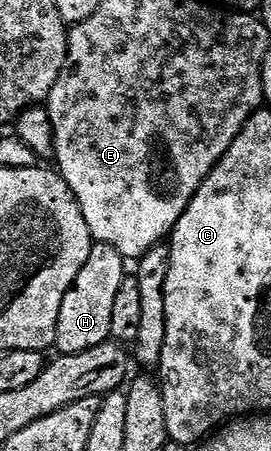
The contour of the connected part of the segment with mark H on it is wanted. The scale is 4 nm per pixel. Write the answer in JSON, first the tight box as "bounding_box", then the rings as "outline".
{"bounding_box":[54,243,125,355],"outline":[[[95,243],[89,253],[89,261],[85,261],[85,269],[77,273],[77,281],[65,293],[65,301],[61,301],[61,313],[57,317],[57,333],[54,350],[59,355],[76,355],[85,353],[97,345],[111,339],[110,321],[112,320],[113,301],[125,278],[125,260],[113,245]]]}

